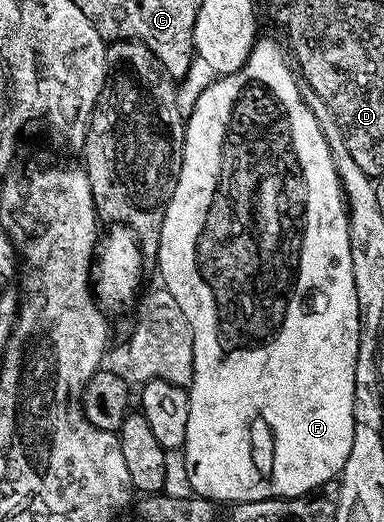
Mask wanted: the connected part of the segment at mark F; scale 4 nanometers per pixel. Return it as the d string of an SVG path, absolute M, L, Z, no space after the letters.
M262 36L254 45L247 63L234 73L226 73L218 76L215 81L201 95L195 103L185 122L185 146L183 147L183 163L179 171L179 179L175 187L175 195L171 195L171 203L167 203L167 215L163 219L163 231L159 235L159 251L157 252L156 272L165 276L163 287L175 295L175 303L179 303L183 315L187 315L187 323L193 328L193 381L187 386L191 411L187 415L187 439L183 446L186 457L187 479L193 488L193 493L199 497L207 497L214 502L240 503L243 501L262 501L268 497L298 497L310 491L320 490L329 480L340 478L343 467L347 463L347 455L351 455L351 438L355 436L355 419L353 418L353 404L355 403L355 359L359 355L359 331L361 320L359 319L359 299L355 299L355 271L351 271L351 239L349 238L349 210L345 203L345 192L341 190L341 180L335 171L333 156L329 150L327 139L315 119L315 115L307 107L302 86L296 72L289 70L285 62L287 53L281 50L281 45L271 38Z

